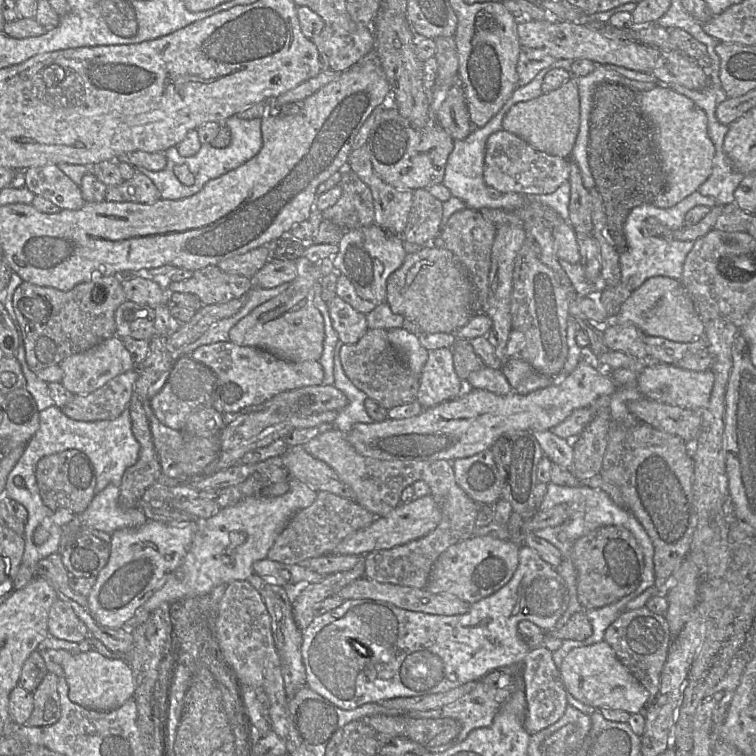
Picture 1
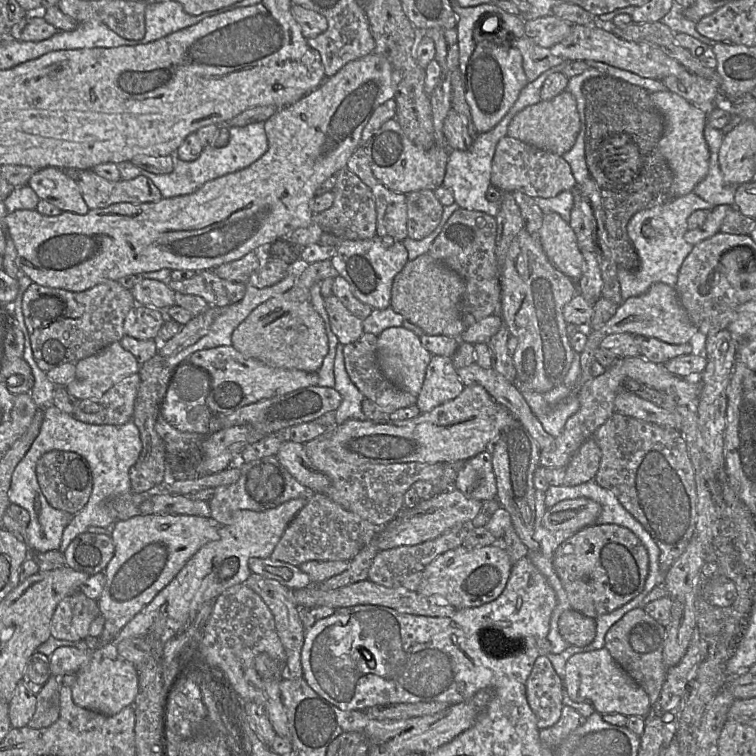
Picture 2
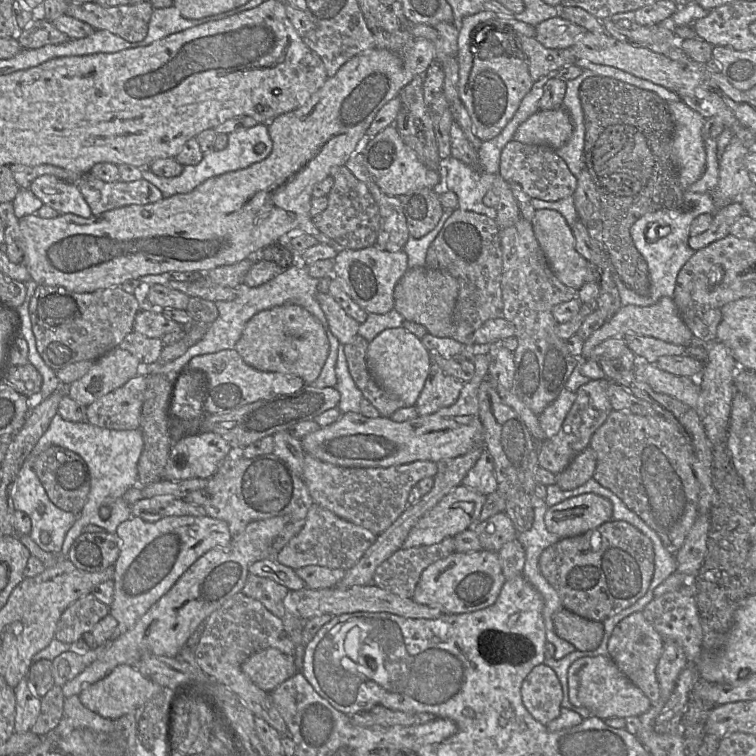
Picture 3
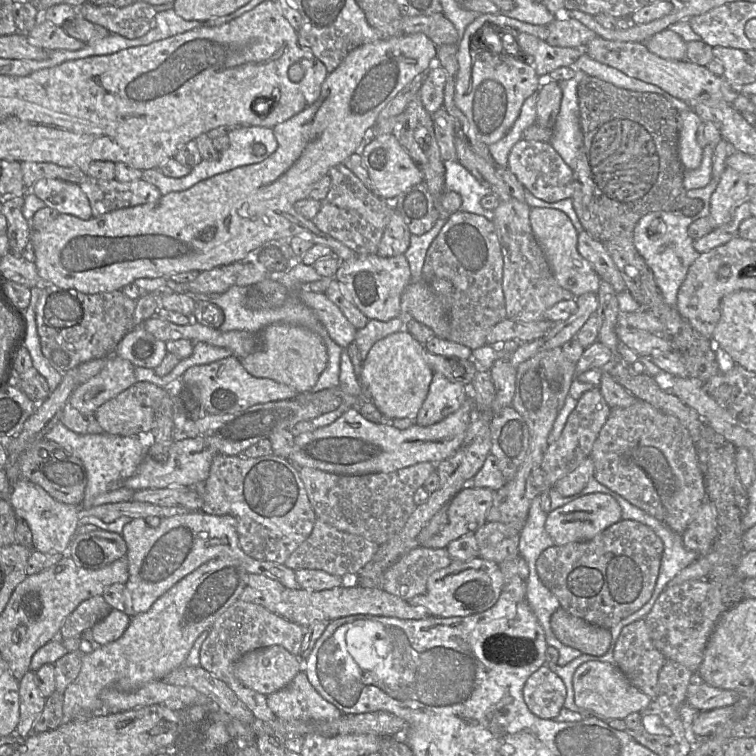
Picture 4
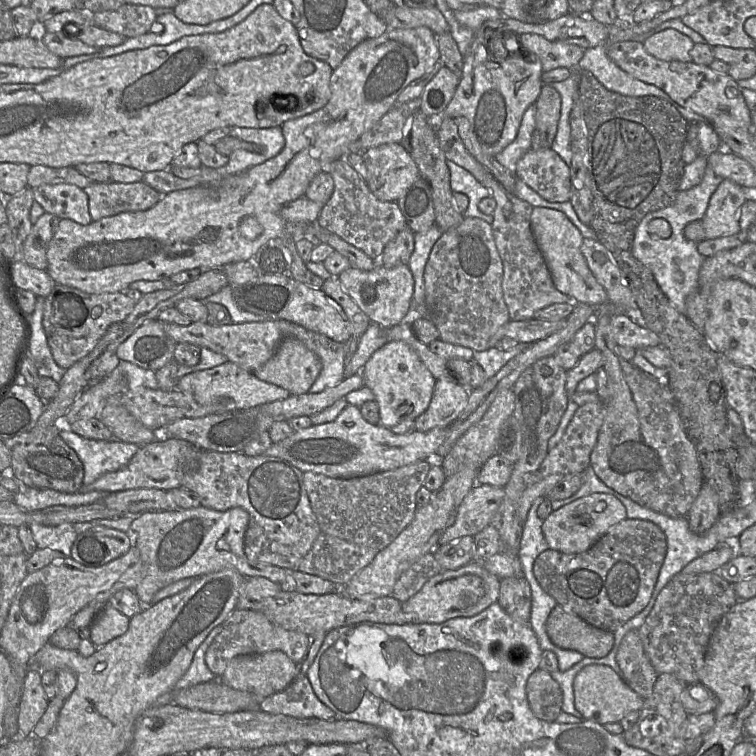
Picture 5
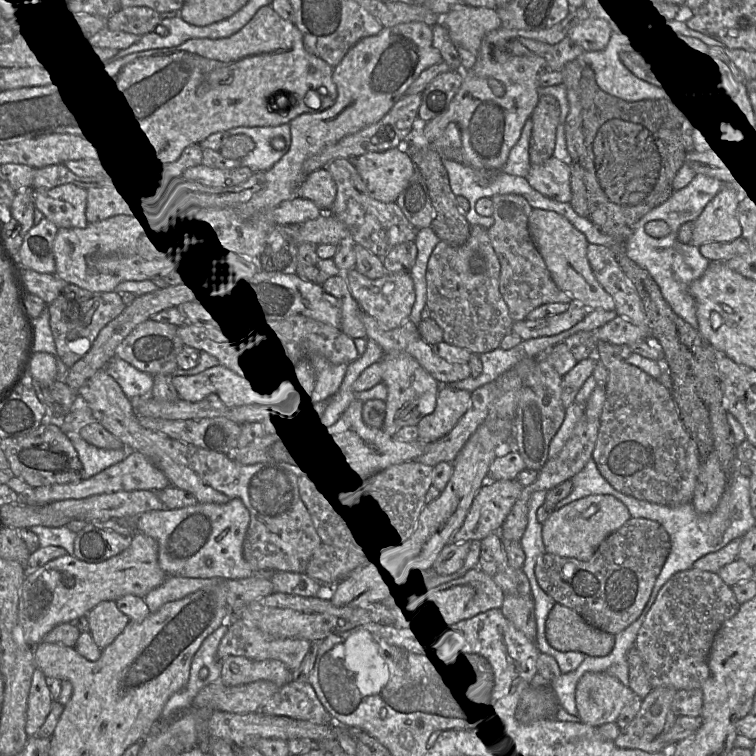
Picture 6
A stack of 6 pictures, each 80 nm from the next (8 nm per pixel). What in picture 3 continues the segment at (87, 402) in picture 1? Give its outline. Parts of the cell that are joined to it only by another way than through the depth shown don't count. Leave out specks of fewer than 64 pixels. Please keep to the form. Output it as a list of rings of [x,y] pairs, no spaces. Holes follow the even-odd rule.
[[[137,375],[86,407],[87,422],[110,430],[140,429],[147,377]]]

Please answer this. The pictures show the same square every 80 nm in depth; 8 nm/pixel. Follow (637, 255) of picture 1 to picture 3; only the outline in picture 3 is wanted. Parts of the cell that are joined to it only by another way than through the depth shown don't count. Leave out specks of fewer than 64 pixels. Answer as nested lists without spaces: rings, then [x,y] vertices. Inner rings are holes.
[[[686,190],[683,194],[683,201],[686,202],[687,207],[693,208],[690,210],[662,209],[650,212],[638,218],[630,227],[630,235],[634,246],[648,265],[651,287],[647,295],[641,296],[637,294],[622,282],[617,272],[612,267],[612,277],[618,289],[620,301],[623,306],[631,304],[644,307],[655,304],[662,297],[673,298],[678,273],[695,253],[695,250],[688,244],[690,225],[699,215],[714,214],[716,212],[711,194],[693,193]],[[649,225],[650,227],[652,227],[652,225],[665,227],[665,232],[656,240],[648,240],[648,238],[646,238],[646,230]]]

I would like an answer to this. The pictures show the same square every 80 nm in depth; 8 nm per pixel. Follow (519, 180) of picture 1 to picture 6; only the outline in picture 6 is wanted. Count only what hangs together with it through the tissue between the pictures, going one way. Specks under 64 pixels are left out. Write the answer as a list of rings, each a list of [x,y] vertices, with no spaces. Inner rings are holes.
[[[552,156],[540,165],[531,165],[526,180],[542,195],[558,202],[570,202],[570,168]]]

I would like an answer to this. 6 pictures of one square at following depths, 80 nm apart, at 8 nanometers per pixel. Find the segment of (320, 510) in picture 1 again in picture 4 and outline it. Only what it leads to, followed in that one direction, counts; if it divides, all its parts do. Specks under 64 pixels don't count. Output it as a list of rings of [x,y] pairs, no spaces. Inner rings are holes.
[[[317,518],[309,537],[286,559],[284,565],[294,571],[319,569],[352,581],[364,565],[371,560],[379,545],[366,538],[338,530]]]

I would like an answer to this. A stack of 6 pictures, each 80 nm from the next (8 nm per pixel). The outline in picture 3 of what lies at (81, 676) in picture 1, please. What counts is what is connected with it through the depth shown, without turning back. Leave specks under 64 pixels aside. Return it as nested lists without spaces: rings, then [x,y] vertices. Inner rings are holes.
[[[121,664],[97,682],[86,686],[79,694],[80,702],[89,710],[107,719],[117,719],[134,713],[146,702],[163,691],[163,687],[146,678],[136,668]]]

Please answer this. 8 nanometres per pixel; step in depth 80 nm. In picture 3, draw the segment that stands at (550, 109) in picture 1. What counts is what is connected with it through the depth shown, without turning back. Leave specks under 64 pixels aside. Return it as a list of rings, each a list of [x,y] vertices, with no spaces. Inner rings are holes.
[[[563,108],[538,110],[516,130],[513,139],[524,144],[546,145],[556,150],[572,136],[573,122]]]

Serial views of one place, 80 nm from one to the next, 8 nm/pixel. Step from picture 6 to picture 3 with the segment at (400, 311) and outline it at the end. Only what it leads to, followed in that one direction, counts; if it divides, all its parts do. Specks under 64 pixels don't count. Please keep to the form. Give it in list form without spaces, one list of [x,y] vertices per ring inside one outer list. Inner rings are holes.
[[[375,245],[352,250],[343,249],[333,259],[333,277],[340,278],[352,300],[367,313],[385,314],[394,309],[394,288],[408,270],[408,258],[403,249],[387,251]]]

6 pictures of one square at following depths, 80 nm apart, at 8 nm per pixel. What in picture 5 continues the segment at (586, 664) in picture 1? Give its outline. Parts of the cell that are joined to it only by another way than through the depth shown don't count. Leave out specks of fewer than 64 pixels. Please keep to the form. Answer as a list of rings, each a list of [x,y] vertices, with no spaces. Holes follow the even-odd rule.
[[[591,664],[582,668],[573,683],[574,705],[582,719],[600,725],[620,722],[631,711],[640,711],[645,699],[632,690],[622,676],[607,665]]]

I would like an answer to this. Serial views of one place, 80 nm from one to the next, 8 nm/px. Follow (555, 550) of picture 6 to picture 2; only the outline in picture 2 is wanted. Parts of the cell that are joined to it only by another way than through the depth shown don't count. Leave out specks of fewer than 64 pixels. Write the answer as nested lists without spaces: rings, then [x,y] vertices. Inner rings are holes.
[[[581,497],[558,502],[548,508],[542,525],[548,530],[579,531],[595,524],[601,514],[601,505],[589,498]]]

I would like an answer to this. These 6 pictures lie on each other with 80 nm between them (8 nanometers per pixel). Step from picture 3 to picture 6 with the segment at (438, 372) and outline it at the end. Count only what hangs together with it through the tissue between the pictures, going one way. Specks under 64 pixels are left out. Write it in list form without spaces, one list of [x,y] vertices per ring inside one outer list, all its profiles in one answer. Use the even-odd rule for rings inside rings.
[[[449,385],[440,387],[434,411],[418,424],[418,439],[423,443],[434,442],[445,436],[457,424],[470,405],[471,393]]]

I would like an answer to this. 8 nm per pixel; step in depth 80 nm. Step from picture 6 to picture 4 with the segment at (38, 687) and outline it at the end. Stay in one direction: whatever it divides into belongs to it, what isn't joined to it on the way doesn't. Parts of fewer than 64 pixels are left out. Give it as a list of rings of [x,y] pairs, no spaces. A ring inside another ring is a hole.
[[[29,670],[19,681],[19,721],[13,737],[25,739],[41,714],[45,699],[36,685],[35,671]]]

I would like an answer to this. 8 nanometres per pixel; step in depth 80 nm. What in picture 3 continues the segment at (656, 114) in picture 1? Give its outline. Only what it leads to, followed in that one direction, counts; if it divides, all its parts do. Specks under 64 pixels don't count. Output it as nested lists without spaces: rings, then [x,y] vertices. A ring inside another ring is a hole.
[[[682,100],[666,103],[675,123],[674,149],[680,164],[680,184],[686,191],[705,170],[706,152],[701,134],[705,118]]]

